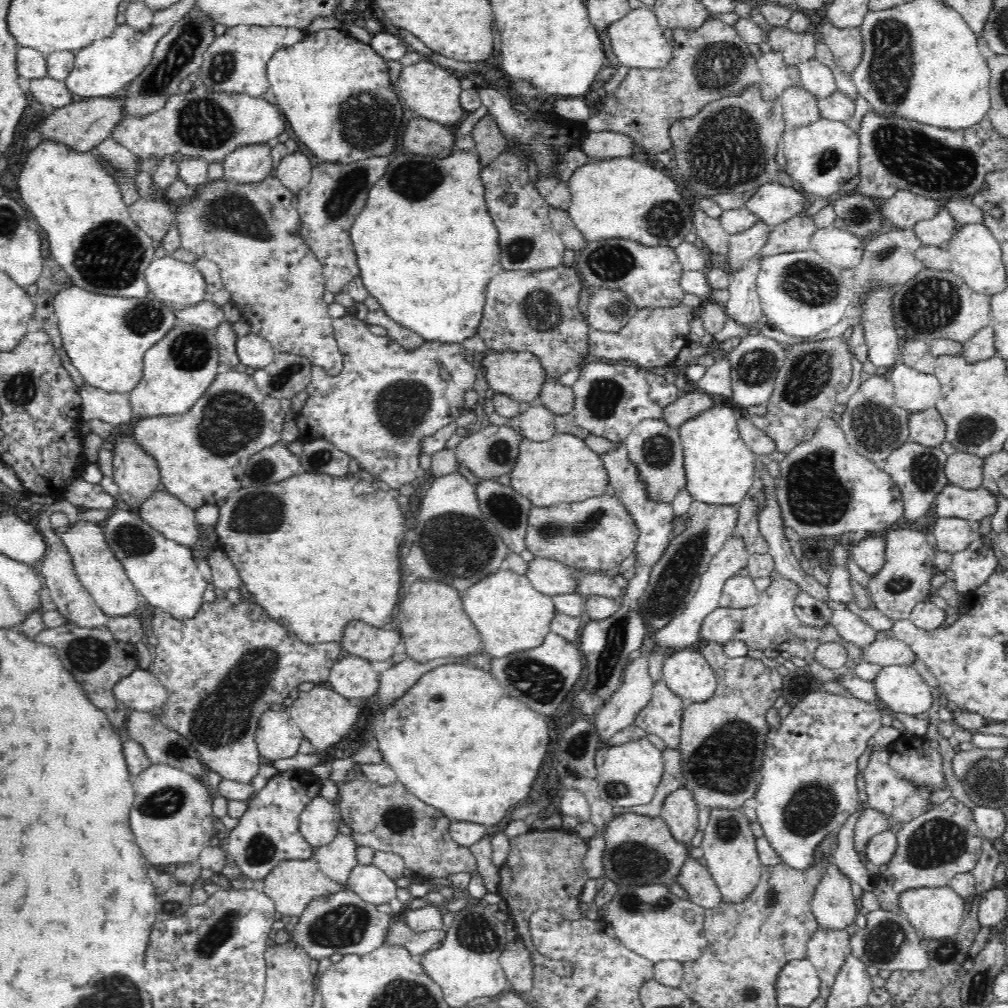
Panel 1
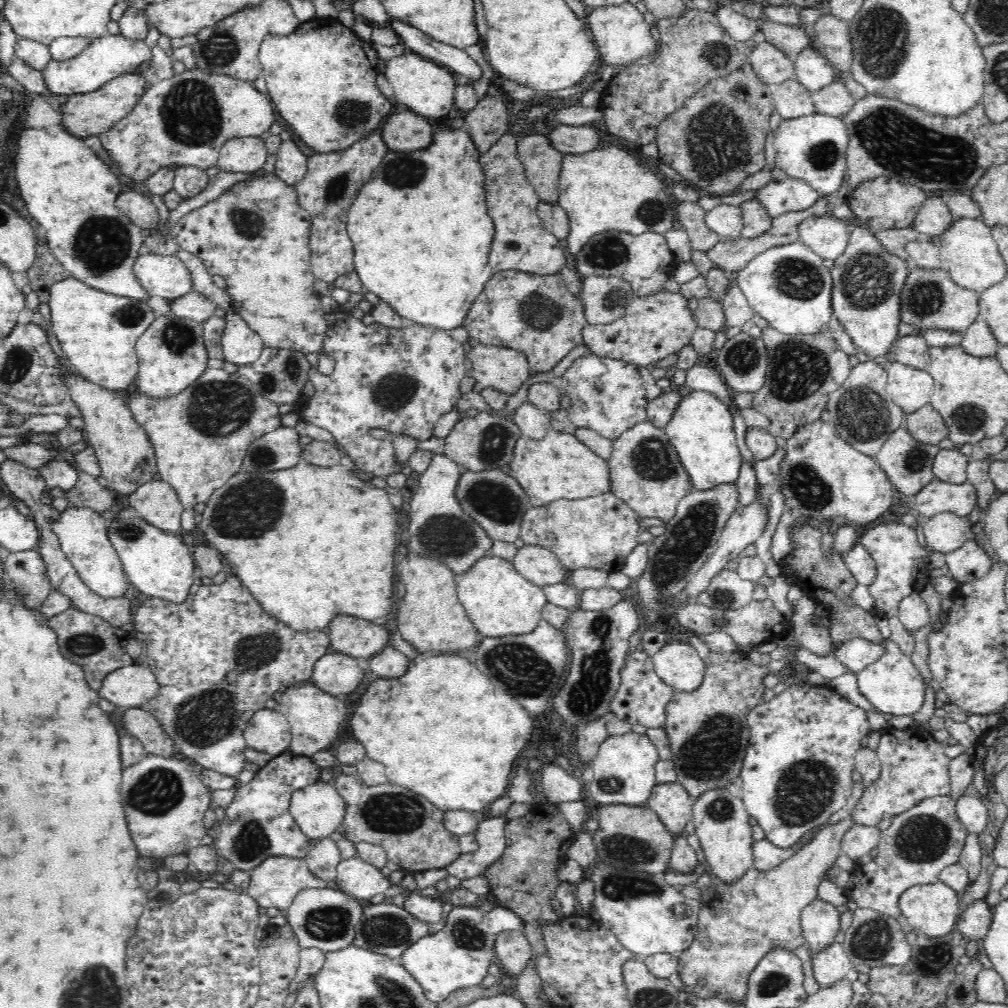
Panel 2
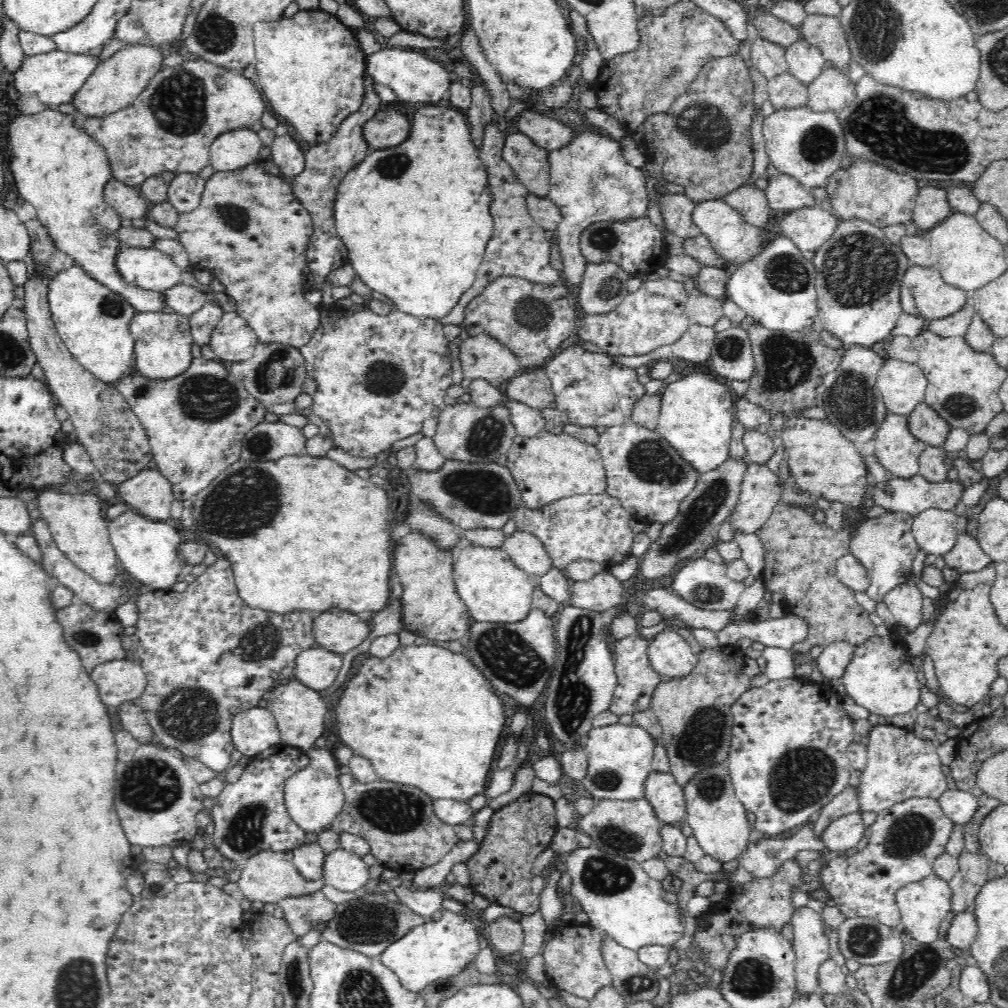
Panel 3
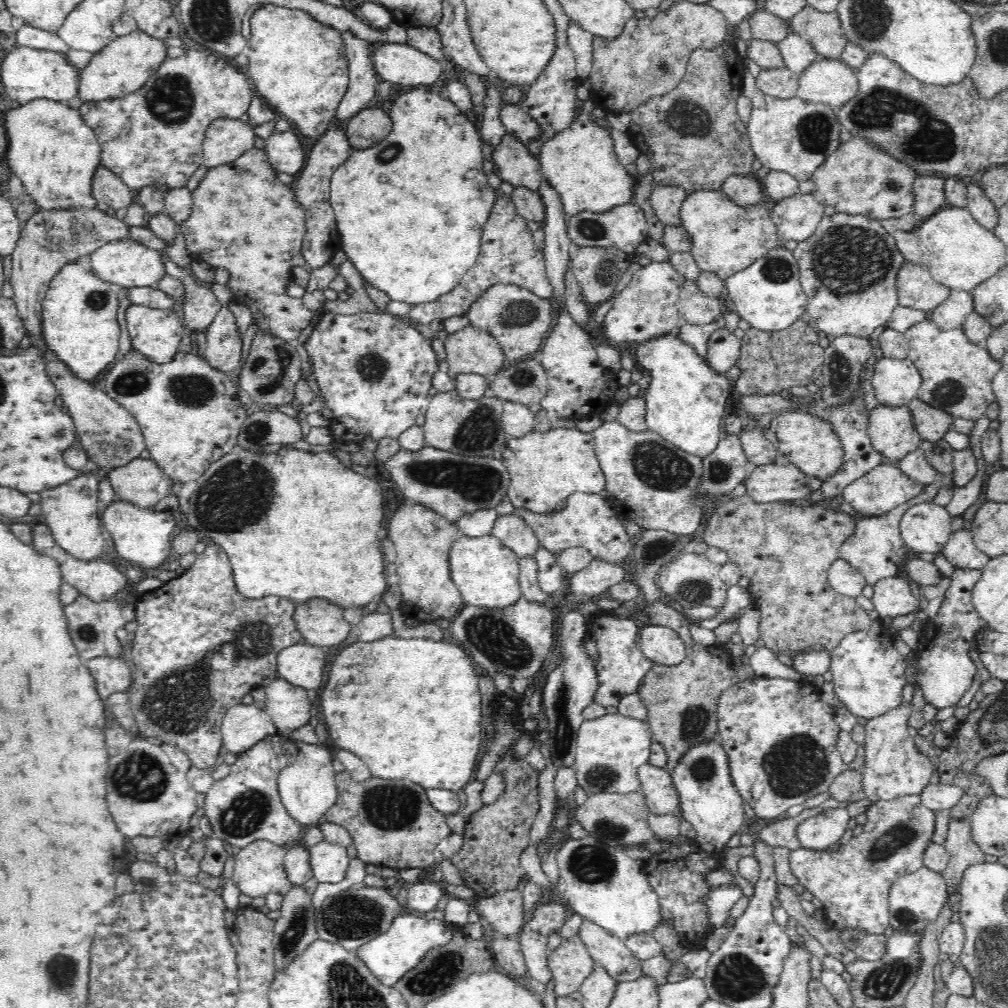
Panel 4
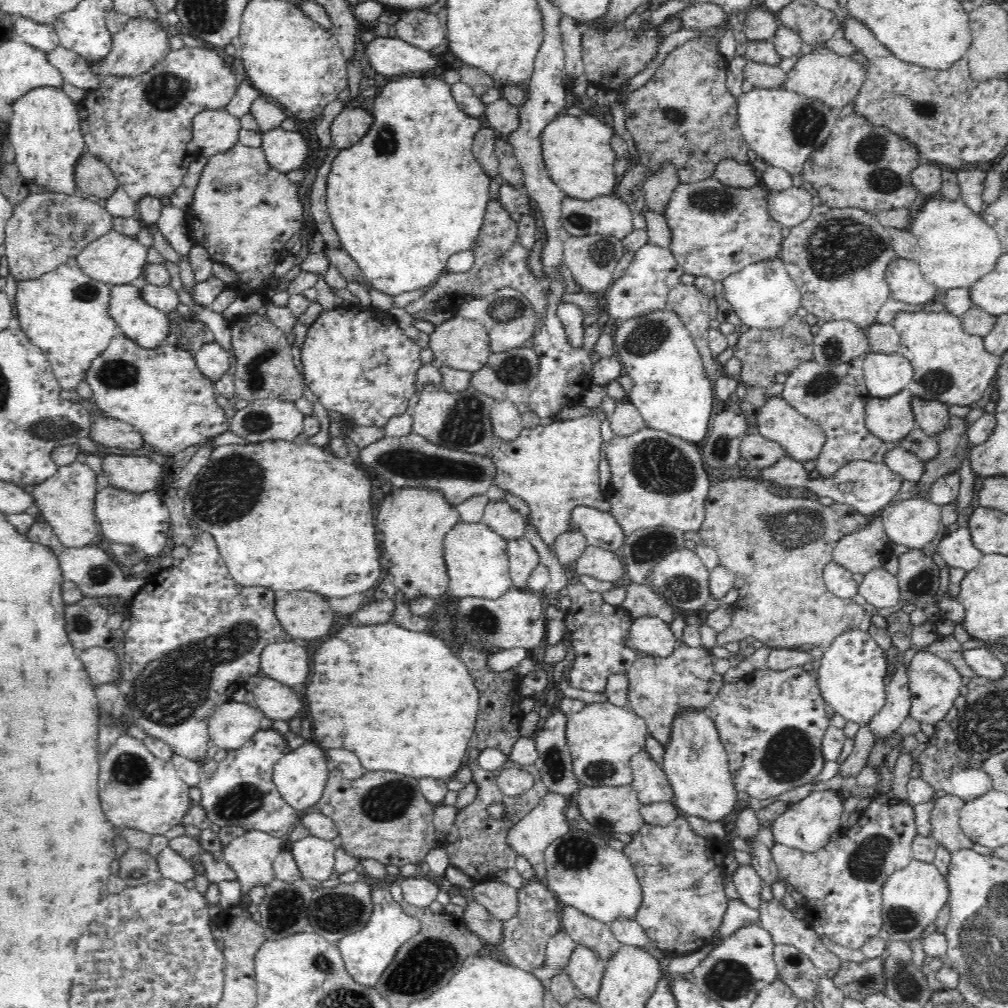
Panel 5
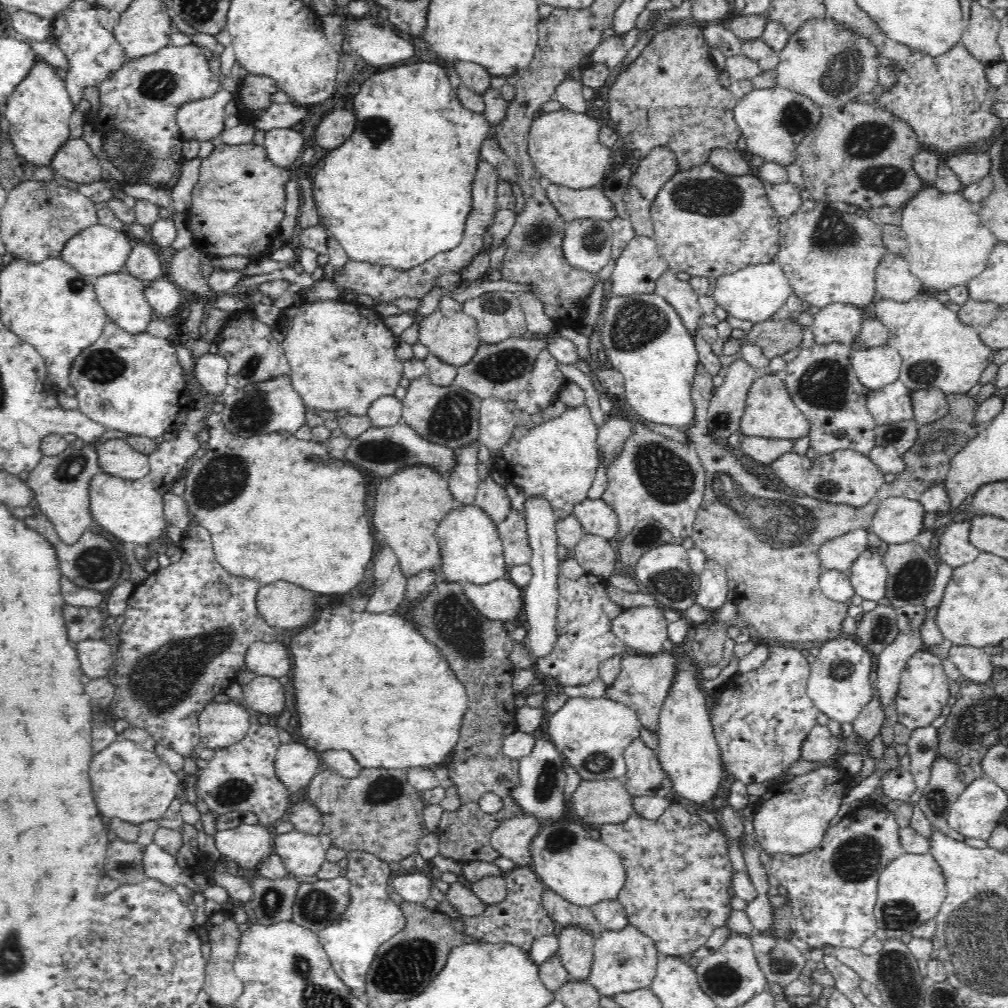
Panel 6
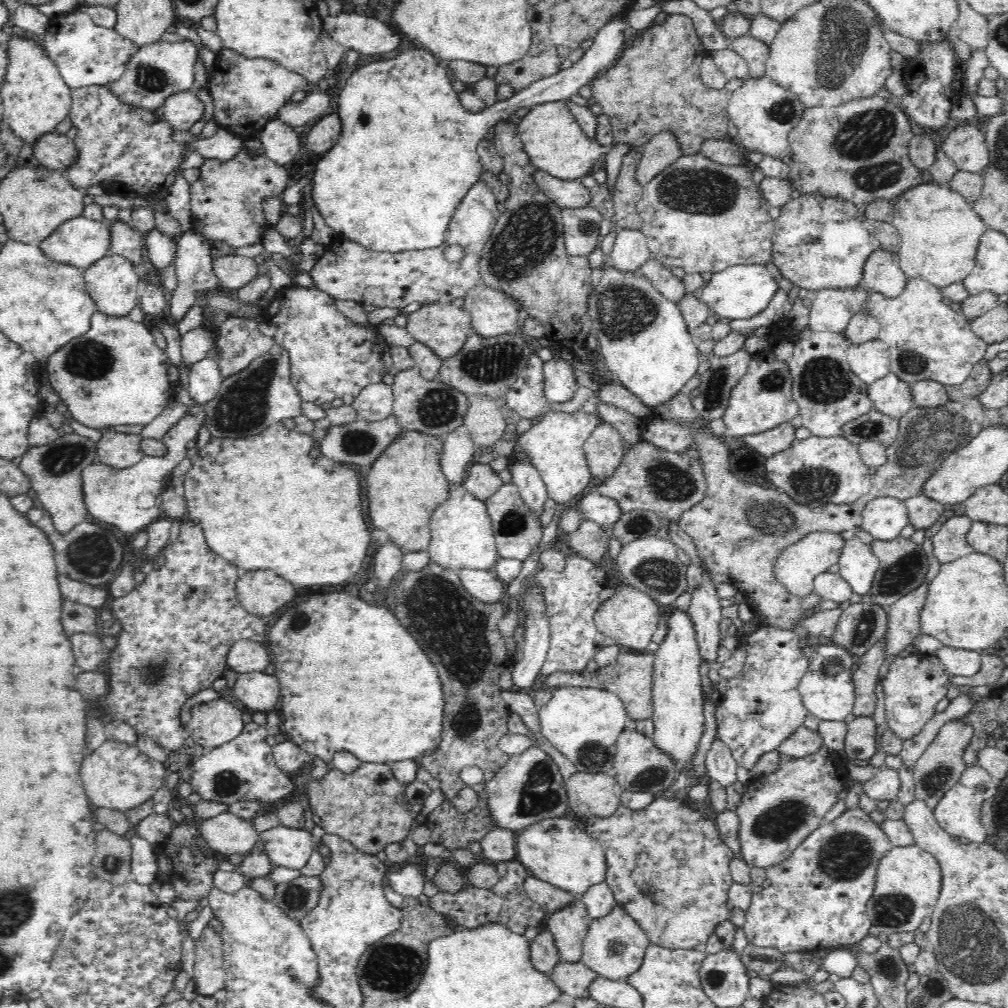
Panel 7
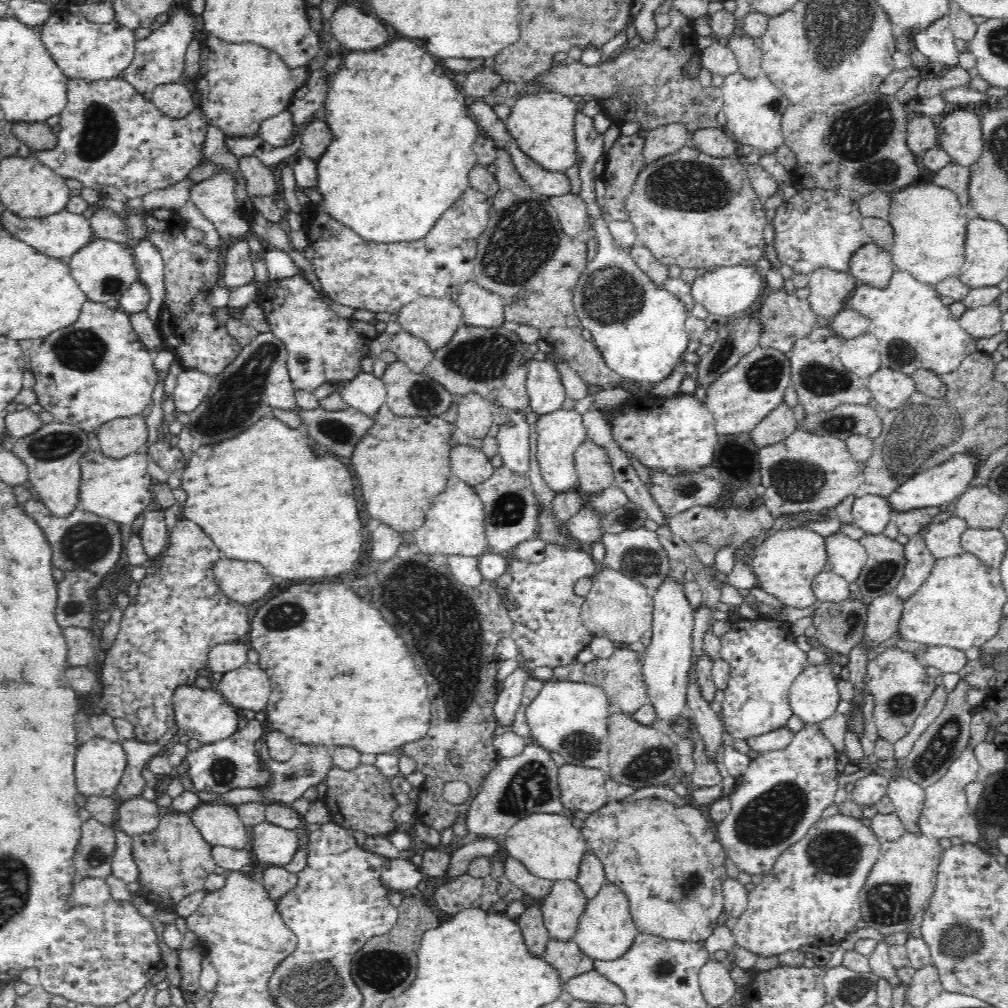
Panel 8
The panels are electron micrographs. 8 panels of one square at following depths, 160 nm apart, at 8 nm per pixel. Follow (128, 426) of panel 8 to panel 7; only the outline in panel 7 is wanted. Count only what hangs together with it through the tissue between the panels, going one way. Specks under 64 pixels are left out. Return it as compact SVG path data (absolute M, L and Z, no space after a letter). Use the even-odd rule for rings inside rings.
M118 430L102 431L96 450L100 462L112 467L127 467L138 462L145 452L141 449L142 438L139 434L126 434Z

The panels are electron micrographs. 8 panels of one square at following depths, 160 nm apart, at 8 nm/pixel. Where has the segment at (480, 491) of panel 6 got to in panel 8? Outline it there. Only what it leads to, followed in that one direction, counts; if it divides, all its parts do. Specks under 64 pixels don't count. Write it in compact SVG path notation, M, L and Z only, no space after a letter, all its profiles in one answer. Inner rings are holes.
M467 444L451 447L449 452L451 460L451 472L464 479L469 485L474 486L477 482L483 481L493 473L491 458L482 451Z

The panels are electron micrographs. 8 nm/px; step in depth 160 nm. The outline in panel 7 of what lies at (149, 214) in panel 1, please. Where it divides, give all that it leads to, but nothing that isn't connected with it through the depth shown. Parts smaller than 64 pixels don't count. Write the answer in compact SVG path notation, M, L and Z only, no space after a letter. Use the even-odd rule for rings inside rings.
M55 131L42 133L31 144L33 155L39 164L60 172L75 159L73 139L66 135L59 135Z

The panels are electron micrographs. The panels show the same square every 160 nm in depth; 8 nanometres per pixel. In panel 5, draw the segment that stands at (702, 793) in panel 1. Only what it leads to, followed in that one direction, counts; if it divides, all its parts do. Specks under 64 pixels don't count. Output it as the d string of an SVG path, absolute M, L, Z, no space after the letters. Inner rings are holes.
M631 581L626 591L626 599L621 606L631 613L632 618L656 616L672 626L675 608L658 597L650 585ZM677 640L676 646L668 656L638 655L628 668L628 707L645 720L648 734L664 746L669 739L669 724L675 712L684 707L704 708L724 686L723 677L713 670L712 657L704 646L691 647Z

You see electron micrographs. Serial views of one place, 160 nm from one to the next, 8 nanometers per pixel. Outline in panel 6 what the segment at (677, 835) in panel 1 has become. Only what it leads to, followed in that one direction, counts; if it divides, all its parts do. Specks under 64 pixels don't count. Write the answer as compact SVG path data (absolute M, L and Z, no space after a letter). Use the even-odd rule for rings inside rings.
M634 739L623 752L625 773L622 776L626 792L632 796L663 796L672 790L672 779L657 758L656 750Z

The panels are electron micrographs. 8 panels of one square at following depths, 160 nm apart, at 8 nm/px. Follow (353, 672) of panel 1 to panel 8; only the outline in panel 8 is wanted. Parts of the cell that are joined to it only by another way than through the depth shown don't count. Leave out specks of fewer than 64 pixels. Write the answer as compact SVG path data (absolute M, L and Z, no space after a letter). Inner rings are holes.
M245 641L214 645L208 652L208 670L214 673L230 672L248 662L249 648Z

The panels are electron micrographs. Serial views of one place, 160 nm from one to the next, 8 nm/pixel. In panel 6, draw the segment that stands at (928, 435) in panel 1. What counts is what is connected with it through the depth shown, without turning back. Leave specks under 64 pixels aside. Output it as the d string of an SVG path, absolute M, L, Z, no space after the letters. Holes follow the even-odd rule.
M936 387L911 391L913 420L917 424L931 423L944 416L949 409L947 394Z

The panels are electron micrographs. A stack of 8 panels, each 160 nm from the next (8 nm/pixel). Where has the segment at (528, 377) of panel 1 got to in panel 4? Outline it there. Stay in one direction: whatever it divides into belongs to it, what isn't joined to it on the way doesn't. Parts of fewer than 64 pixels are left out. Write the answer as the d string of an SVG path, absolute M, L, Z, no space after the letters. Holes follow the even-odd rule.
M466 326L454 334L448 334L443 342L446 362L448 362L452 374L472 373L488 378L496 374L496 371L506 363L498 342L488 332L476 326Z

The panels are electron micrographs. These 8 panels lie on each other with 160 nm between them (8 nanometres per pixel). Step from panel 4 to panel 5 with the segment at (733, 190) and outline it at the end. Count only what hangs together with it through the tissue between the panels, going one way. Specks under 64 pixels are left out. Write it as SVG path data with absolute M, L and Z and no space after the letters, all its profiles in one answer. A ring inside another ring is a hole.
M731 158L716 162L713 175L727 186L750 188L760 183L759 172L749 162L743 163Z

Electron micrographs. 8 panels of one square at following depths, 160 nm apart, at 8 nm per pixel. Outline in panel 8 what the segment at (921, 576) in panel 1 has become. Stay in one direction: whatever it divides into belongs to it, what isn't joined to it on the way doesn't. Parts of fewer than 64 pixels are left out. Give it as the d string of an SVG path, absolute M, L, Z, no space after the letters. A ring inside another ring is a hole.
M802 527L772 530L758 546L750 548L750 567L758 590L796 609L810 609L818 603L811 584L823 572L827 560L824 538Z

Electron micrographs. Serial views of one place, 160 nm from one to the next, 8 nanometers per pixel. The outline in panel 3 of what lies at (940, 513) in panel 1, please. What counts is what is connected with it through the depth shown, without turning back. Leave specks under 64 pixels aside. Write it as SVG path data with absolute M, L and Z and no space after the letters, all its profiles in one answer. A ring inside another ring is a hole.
M916 473L908 478L889 476L888 480L884 480L884 482L870 483L865 494L867 494L866 500L870 500L870 504L874 504L878 508L884 508L888 512L908 513L914 517L928 507L954 510L956 504L960 502L964 489L965 486L960 481L928 482L920 473Z

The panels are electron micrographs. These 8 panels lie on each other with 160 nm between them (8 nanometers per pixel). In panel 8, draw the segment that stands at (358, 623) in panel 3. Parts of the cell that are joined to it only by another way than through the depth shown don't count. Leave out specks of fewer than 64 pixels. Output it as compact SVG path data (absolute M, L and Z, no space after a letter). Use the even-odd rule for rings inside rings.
M224 556L220 557L219 562L212 564L211 573L223 595L246 606L263 598L277 581L256 562Z

